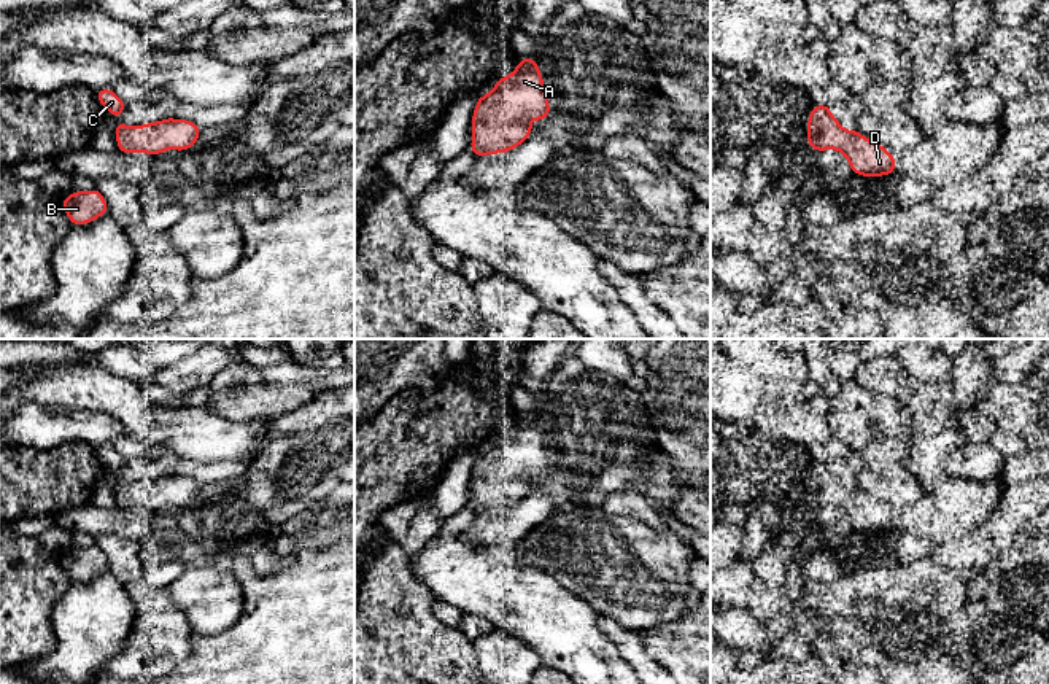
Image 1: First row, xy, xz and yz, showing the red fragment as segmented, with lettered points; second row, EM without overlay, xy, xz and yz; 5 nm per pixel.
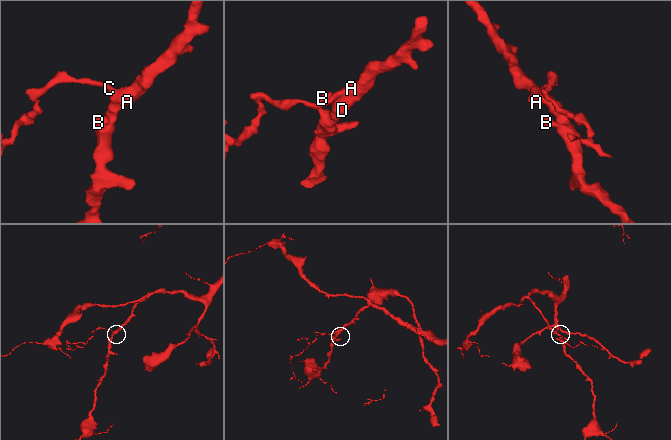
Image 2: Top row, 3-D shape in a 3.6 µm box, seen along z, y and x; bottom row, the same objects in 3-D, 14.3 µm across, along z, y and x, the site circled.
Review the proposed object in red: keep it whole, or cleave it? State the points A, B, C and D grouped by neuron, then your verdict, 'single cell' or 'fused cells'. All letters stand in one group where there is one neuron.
groups A B C D; single cell

